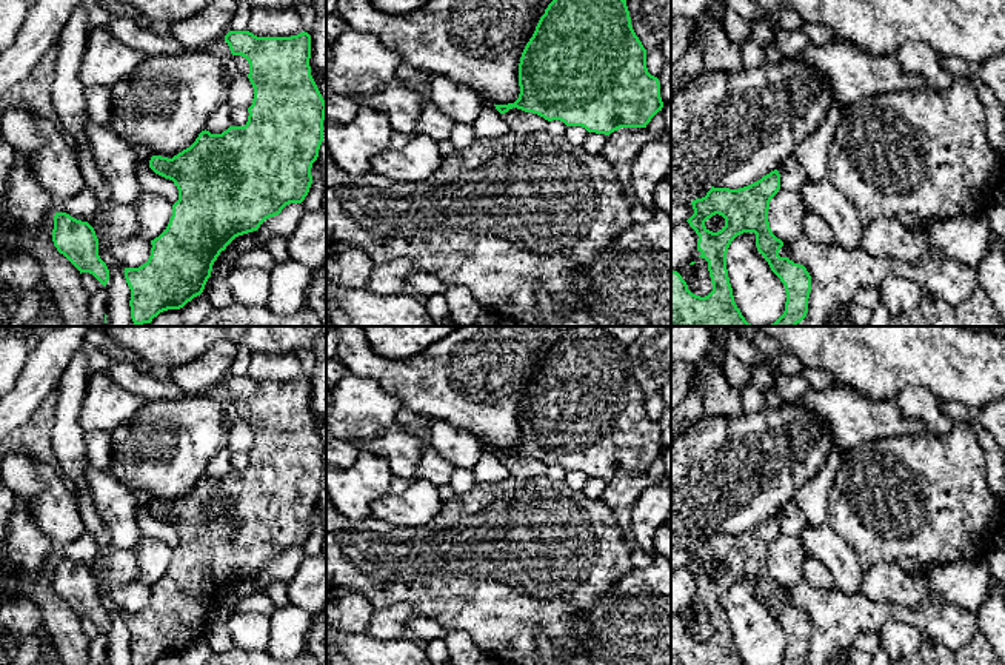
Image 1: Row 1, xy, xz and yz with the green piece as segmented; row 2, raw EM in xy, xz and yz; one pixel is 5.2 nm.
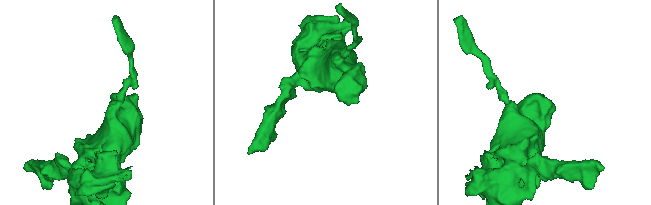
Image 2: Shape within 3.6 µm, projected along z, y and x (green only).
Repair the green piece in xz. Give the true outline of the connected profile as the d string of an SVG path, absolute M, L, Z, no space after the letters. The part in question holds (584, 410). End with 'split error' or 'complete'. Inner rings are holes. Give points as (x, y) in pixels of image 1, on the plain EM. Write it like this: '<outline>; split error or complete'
M571 326L548 349L522 397L519 431L520 439L514 448L494 449L500 459L517 453L548 466L560 465L566 471L582 471L605 480L620 473L646 473L663 453L659 423L648 417L646 394L631 371L626 345L596 326Z; complete

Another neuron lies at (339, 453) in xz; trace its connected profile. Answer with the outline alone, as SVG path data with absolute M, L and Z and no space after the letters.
M326 431L326 466L348 468L359 456L352 442L336 439Z

